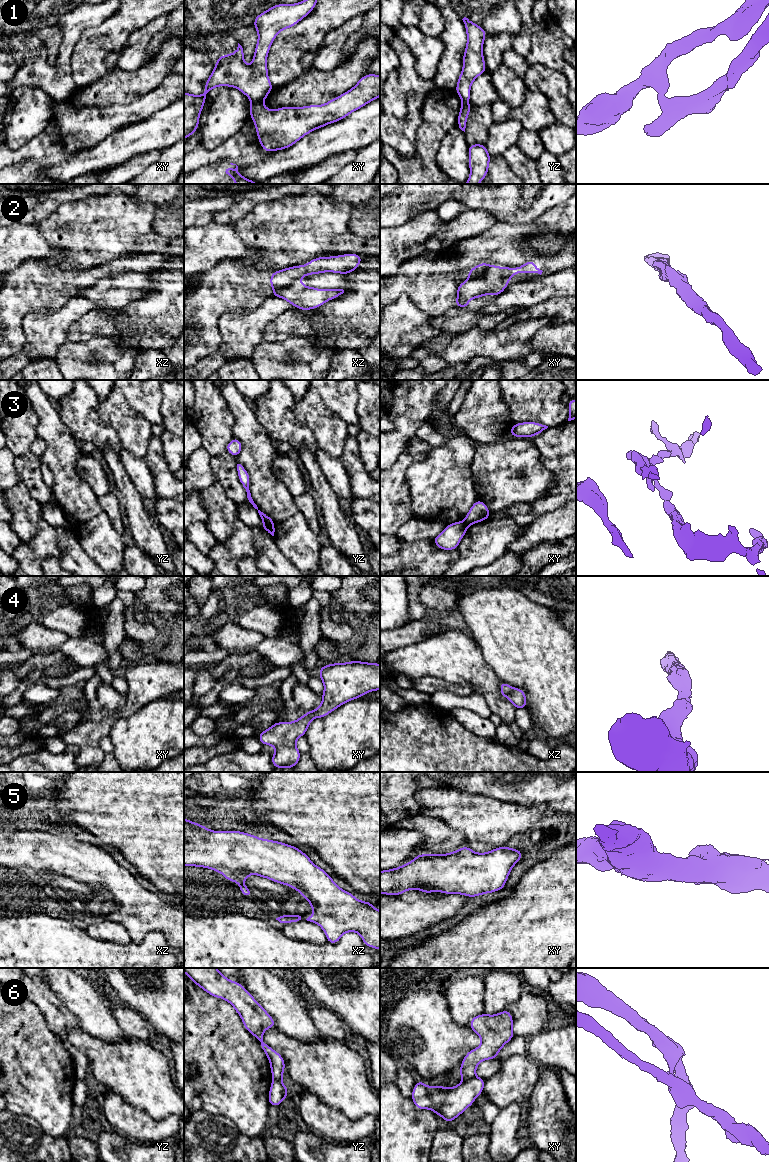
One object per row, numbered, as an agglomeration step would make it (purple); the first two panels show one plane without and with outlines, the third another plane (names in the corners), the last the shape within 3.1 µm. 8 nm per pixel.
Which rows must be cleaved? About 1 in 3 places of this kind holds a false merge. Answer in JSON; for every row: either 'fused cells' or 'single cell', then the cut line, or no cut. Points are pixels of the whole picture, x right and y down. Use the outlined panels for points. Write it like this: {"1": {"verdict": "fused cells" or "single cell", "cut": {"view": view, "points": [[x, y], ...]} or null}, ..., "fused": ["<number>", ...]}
{"1": {"verdict": "fused cells", "cut": {"view": "xy", "points": [[252, 101], [260, 101], [262, 103]]}}, "2": {"verdict": "fused cells", "cut": {"view": "xz", "points": [[297, 278], [287, 286], [274, 289]]}}, "3": {"verdict": "fused cells", "cut": {"view": "yz", "points": [[263, 522], [273, 525]]}}, "4": {"verdict": "single cell", "cut": null}, "5": {"verdict": "single cell", "cut": null}, "6": {"verdict": "fused cells", "cut": {"view": "xy", "points": [[474, 1075], [464, 1081]]}}, "fused": ["1", "2", "3", "6"]}

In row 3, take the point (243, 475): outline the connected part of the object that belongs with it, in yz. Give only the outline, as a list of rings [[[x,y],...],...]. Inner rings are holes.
[[[237,464],[237,471],[238,471],[238,478],[239,478],[239,480],[240,480],[240,483],[241,483],[241,484],[243,485],[243,487],[246,489],[247,498],[248,498],[249,502],[253,505],[253,507],[258,510],[258,513],[259,513],[259,515],[260,515],[260,517],[261,517],[263,523],[269,524],[269,525],[274,525],[275,523],[274,523],[274,521],[272,520],[272,518],[269,517],[268,515],[264,514],[263,512],[261,512],[261,511],[258,509],[257,505],[254,503],[254,501],[253,501],[253,499],[252,499],[252,497],[251,497],[250,490],[249,490],[249,480],[250,480],[250,476],[249,476],[248,472],[246,471],[246,469],[245,469],[241,464]]]

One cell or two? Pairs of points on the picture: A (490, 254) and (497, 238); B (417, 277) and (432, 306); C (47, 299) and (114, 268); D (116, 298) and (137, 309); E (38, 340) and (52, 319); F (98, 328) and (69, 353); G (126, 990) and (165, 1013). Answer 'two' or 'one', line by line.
A: one
B: one
C: one
D: two
E: one
F: two
G: one

